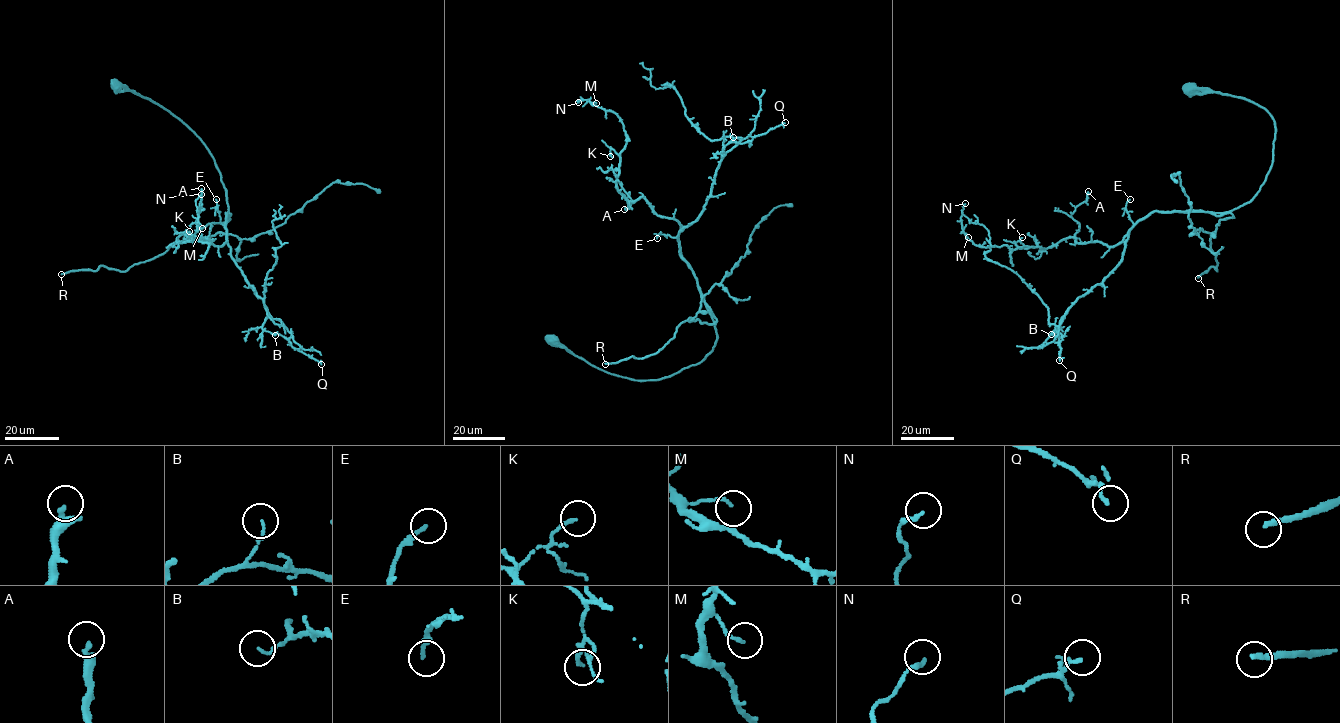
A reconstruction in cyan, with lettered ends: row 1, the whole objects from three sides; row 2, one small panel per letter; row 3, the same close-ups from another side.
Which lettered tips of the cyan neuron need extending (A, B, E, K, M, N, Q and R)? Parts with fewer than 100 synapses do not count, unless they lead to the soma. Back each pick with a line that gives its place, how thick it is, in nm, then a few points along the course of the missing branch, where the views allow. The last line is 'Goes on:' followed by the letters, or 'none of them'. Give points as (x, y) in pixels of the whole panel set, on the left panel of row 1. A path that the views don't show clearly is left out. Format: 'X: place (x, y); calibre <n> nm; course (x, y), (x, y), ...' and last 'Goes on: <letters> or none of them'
R: place (61, 274); calibre 190 nm
Goes on: R

